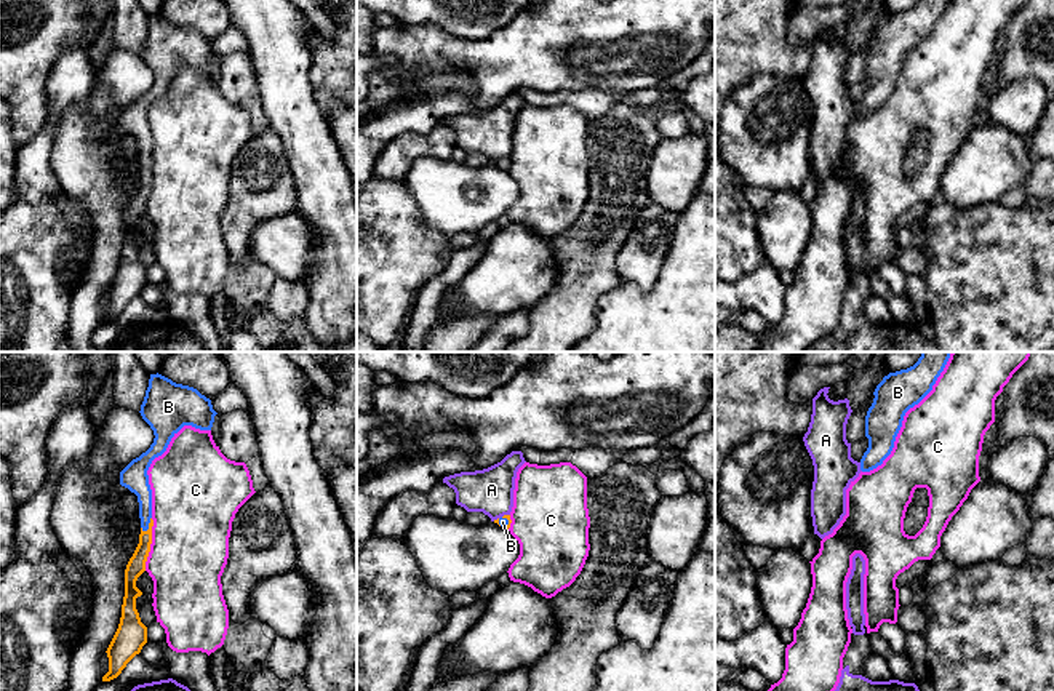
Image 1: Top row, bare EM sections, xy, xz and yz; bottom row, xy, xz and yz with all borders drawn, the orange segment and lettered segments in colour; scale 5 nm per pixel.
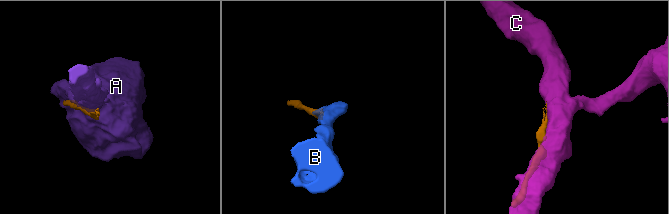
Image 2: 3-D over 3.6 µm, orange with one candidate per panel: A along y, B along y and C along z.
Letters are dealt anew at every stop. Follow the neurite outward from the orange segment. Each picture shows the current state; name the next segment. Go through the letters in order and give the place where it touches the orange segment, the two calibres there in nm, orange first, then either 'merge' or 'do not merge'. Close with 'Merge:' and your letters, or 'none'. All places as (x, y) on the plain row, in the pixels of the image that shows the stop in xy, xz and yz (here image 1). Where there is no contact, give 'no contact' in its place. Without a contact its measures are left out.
A: contact xz (506, 157); calibres 20 and 220 nm; do not merge
B: contact xy (149, 167); calibres 90 and 120 nm; merge
C: contact xy (151, 184); calibres 90 and 400 nm; do not merge
Merge: B

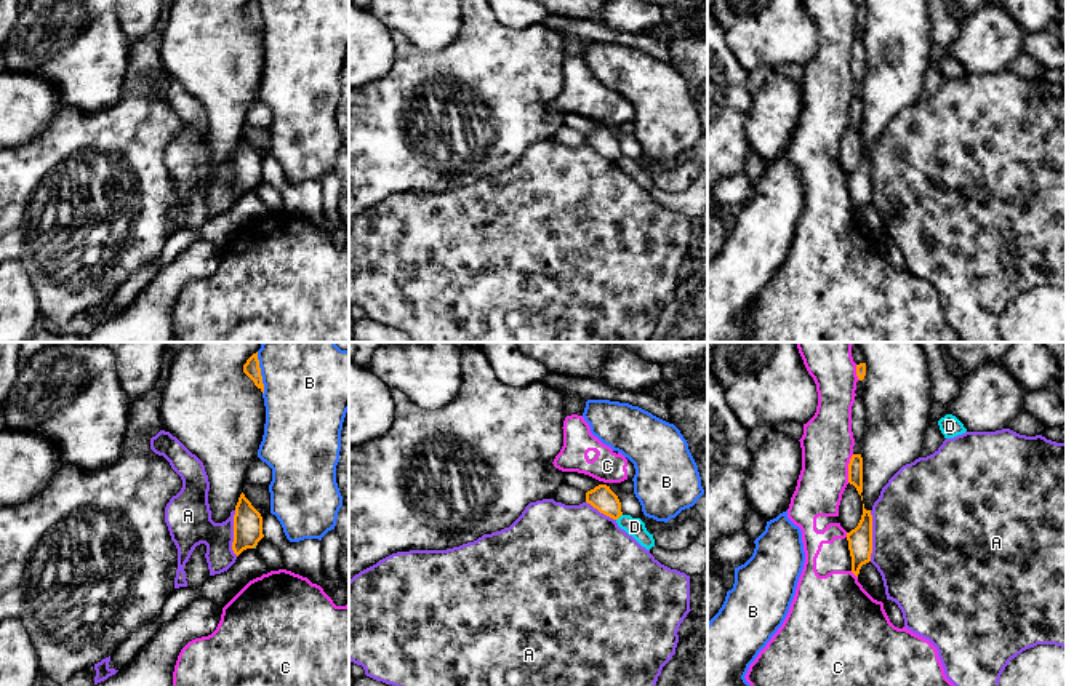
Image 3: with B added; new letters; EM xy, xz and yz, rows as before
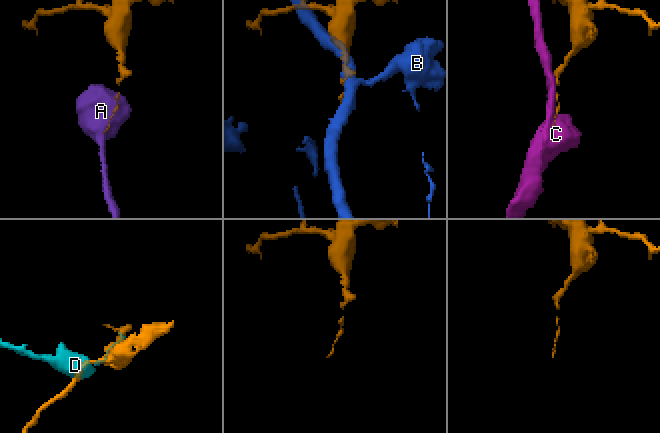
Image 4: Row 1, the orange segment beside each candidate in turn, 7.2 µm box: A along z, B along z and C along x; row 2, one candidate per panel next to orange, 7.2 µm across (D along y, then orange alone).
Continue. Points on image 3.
A: contact yz (871, 178); calibres 130 and 500 nm; do not merge
B: contact xy (261, 18); calibres 80 and 400 nm; do not merge
C: contact yz (849, 111); calibres 80 and 260 nm; do not merge
D: contact xz (620, 157); calibres 120 and 100 nm; do not merge
Merge: none

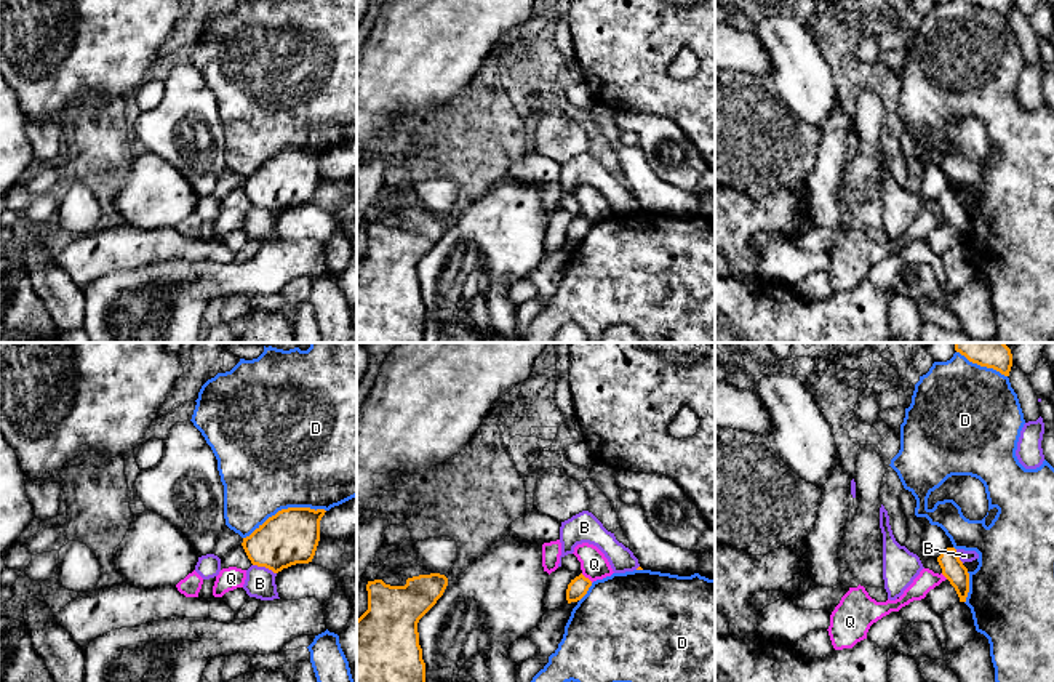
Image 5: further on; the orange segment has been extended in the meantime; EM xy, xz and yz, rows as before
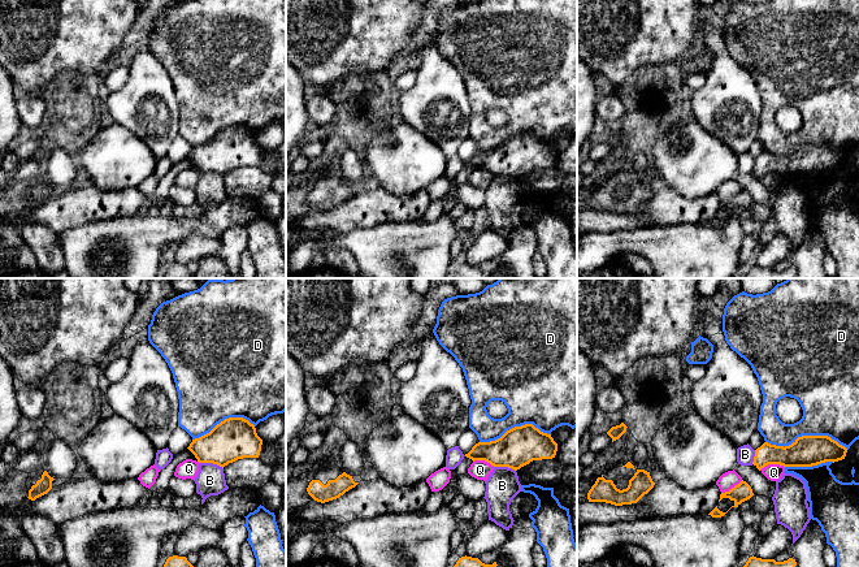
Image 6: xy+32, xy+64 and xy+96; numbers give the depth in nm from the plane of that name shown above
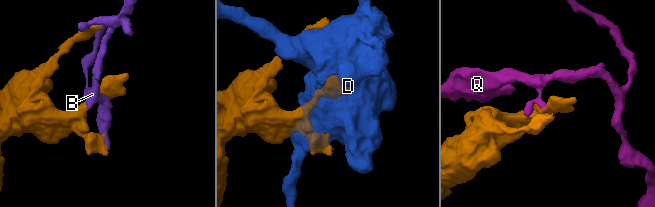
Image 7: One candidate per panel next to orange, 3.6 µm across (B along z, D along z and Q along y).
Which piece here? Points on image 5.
B: contact xy (264, 207); calibres 280 and 150 nm; do not merge
D: contact xy (283, 151); calibres 280 and 500 nm; do not merge
Q: contact xz (587, 220); calibres 100 and 140 nm; do not merge
Merge: none

